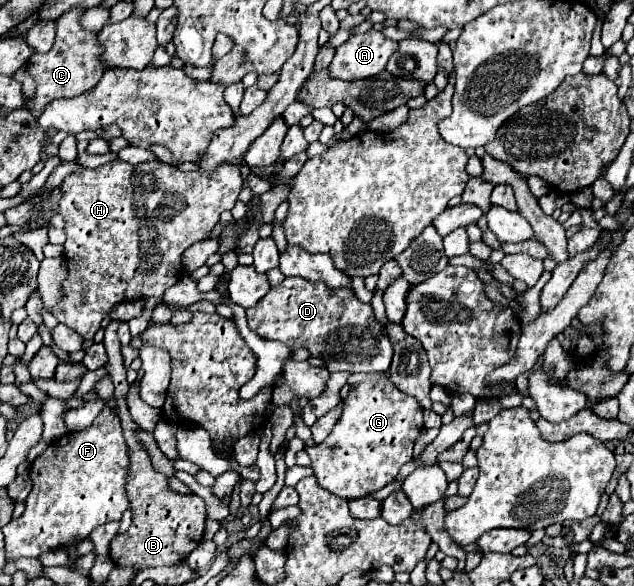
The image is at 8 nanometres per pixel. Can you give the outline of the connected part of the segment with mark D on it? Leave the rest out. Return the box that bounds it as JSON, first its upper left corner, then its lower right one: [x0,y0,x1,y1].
[247,277,393,373]

